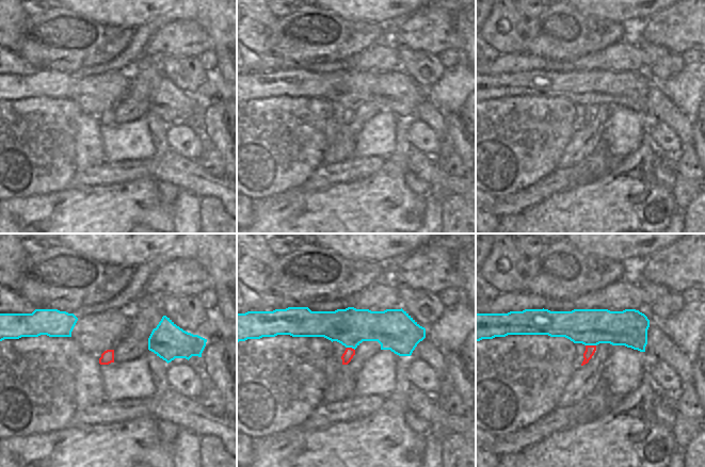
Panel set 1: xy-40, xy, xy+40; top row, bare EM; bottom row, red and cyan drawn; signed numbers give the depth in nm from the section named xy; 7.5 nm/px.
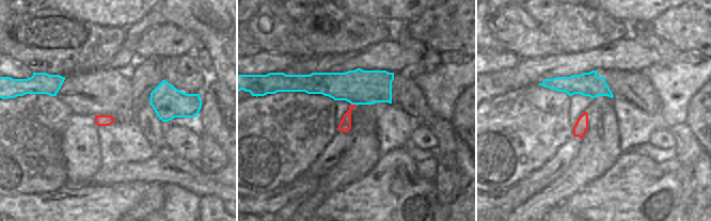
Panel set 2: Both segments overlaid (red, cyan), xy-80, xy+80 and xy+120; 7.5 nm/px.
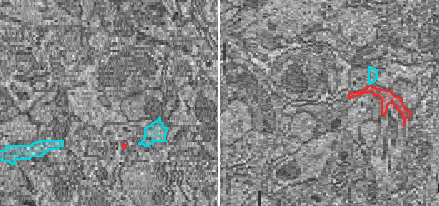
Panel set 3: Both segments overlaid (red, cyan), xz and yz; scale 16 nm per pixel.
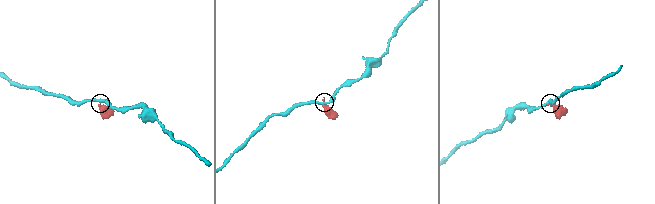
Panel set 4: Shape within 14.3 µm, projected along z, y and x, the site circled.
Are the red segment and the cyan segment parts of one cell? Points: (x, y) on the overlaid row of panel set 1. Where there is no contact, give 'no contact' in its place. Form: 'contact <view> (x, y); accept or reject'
contact xy+40 (591, 345); reject

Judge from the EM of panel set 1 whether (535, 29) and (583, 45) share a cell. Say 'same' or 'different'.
same

